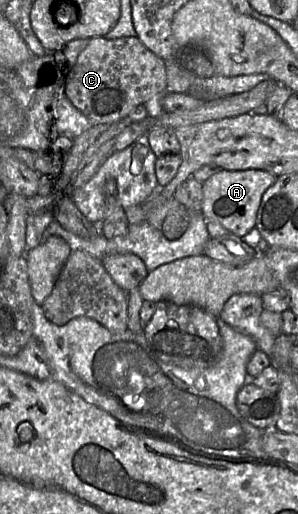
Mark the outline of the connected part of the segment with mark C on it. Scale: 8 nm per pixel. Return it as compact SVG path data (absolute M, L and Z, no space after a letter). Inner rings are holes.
M137 36L89 39L76 64L65 77L65 95L92 125L125 119L138 105L158 94L166 94L166 63L151 52Z

